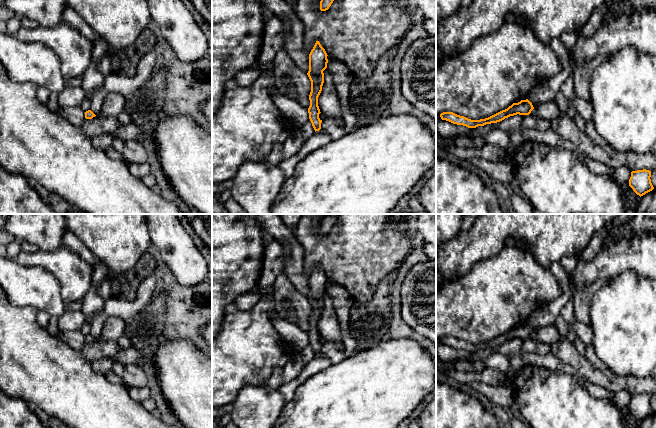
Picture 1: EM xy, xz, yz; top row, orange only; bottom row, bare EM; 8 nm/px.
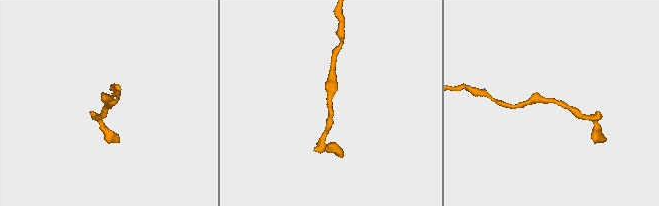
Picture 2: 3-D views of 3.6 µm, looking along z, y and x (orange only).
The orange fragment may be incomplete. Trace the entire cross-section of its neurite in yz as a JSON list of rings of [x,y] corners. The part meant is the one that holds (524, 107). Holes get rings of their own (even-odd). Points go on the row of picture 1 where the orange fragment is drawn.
[[[526,99],[526,100],[521,100],[518,103],[513,103],[507,109],[502,110],[485,119],[471,120],[464,116],[457,115],[453,112],[443,112],[440,114],[440,117],[442,120],[449,121],[453,124],[463,125],[468,128],[476,128],[478,126],[484,126],[486,124],[500,122],[504,120],[505,118],[508,118],[510,116],[514,116],[517,114],[529,115],[533,109],[534,107],[532,103],[528,99]]]

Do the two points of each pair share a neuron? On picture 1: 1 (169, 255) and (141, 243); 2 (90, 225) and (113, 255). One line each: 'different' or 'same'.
1: different
2: same

